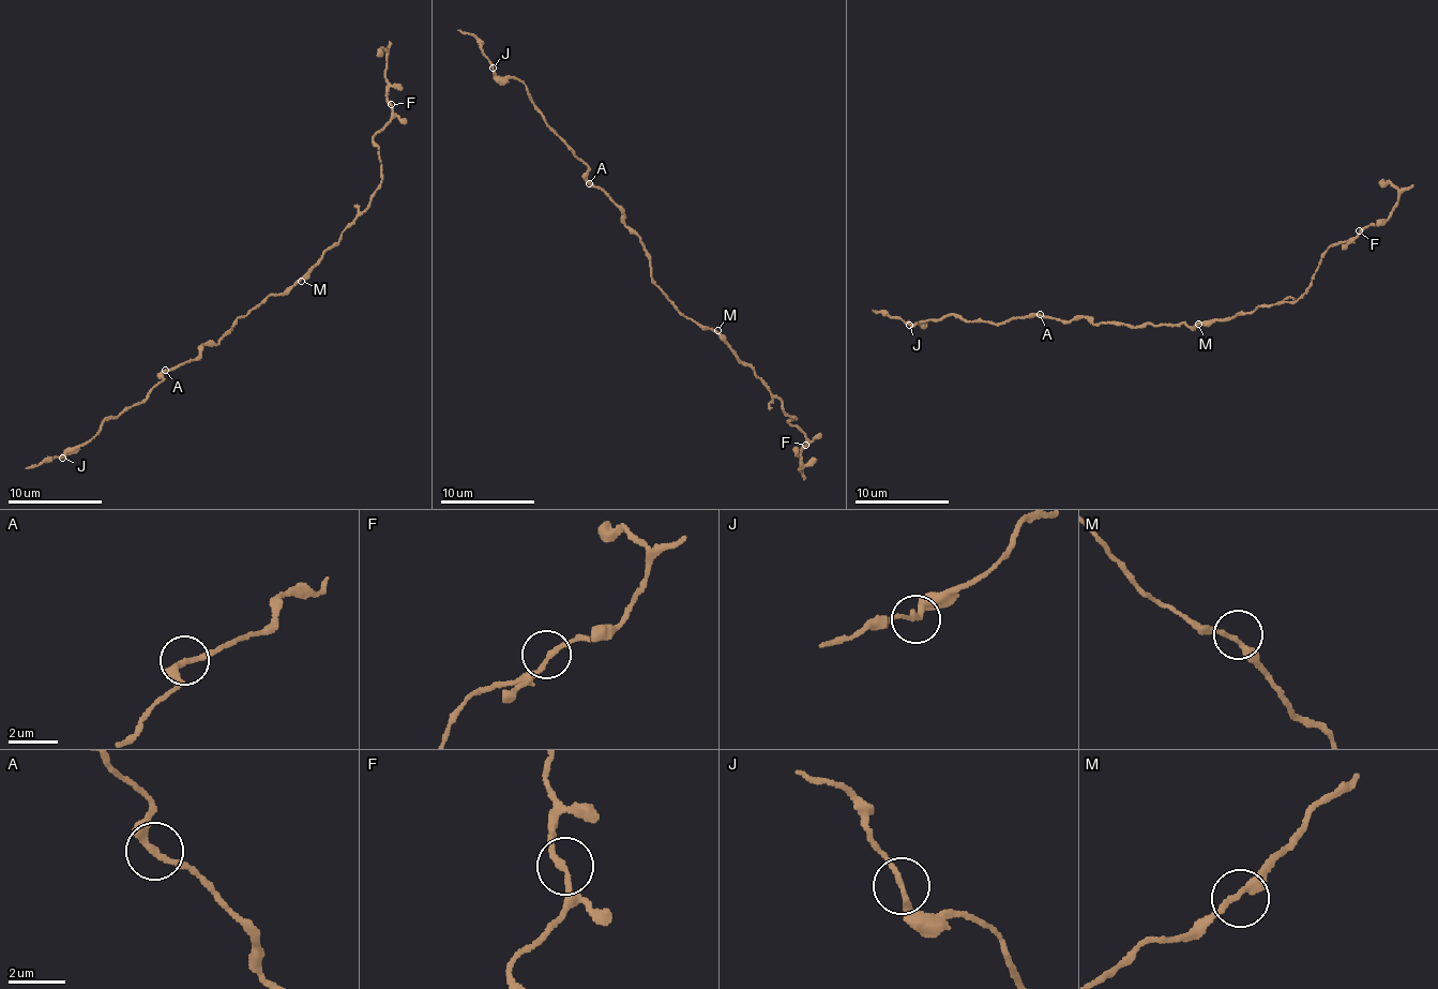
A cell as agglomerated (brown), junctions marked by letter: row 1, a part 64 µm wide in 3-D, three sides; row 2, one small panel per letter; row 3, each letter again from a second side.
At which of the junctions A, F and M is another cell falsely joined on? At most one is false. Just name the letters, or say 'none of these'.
none of these

